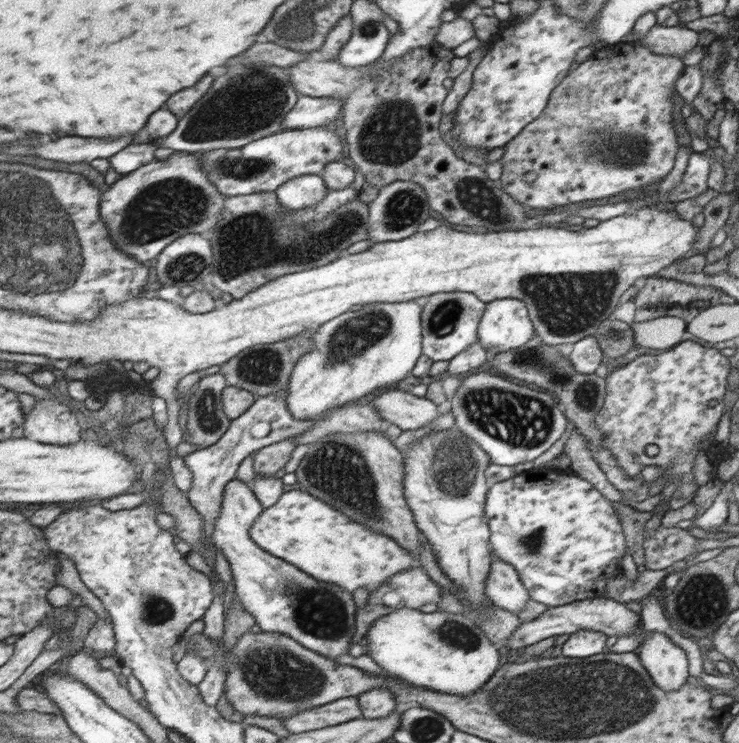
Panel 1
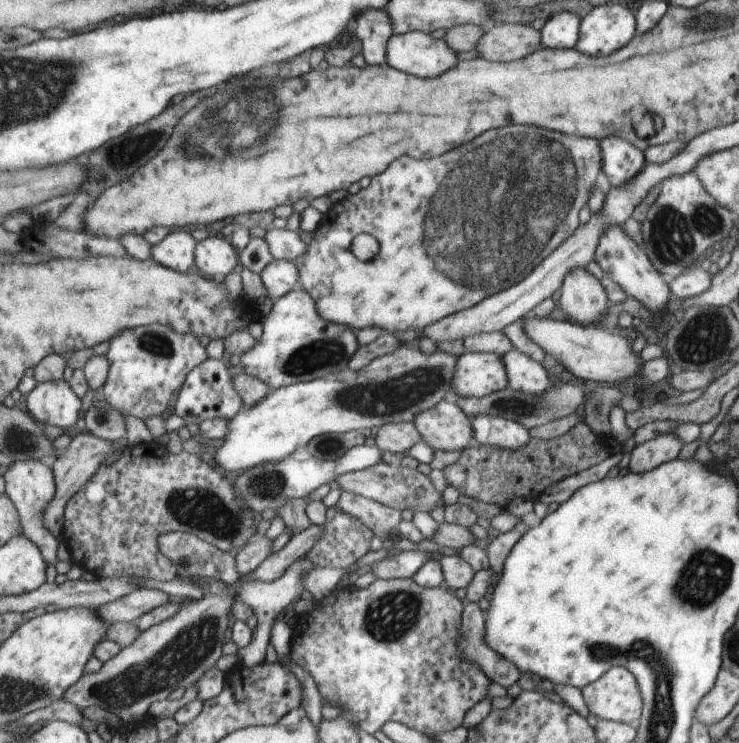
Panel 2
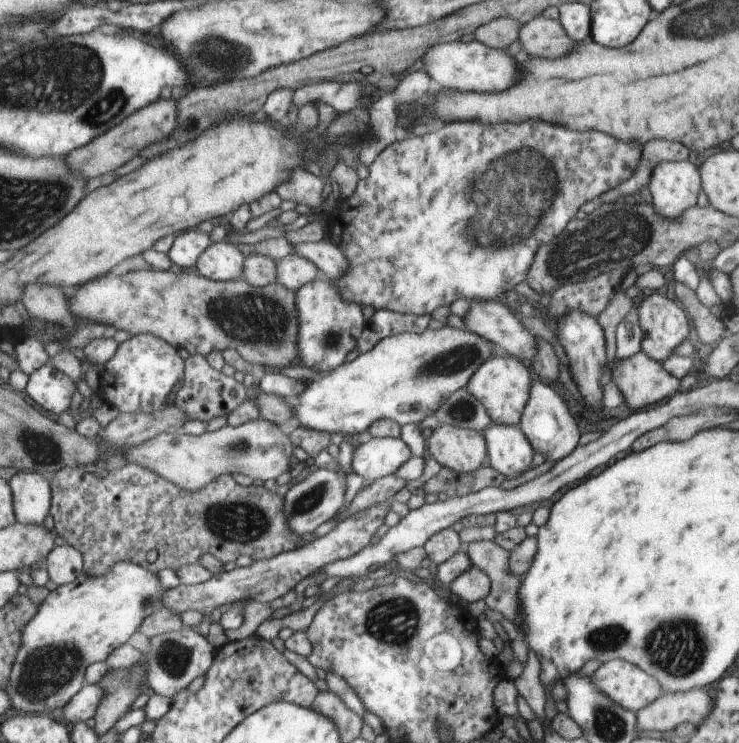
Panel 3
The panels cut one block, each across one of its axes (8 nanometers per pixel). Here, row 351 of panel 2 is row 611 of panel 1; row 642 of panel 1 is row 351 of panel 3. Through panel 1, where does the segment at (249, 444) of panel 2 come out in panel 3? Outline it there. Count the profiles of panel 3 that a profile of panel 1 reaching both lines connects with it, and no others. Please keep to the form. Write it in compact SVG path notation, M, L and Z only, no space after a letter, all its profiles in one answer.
M448 327L426 328L417 334L402 332L382 338L364 353L357 353L343 366L331 369L323 378L306 383L306 389L293 400L294 416L304 429L326 433L353 435L365 430L371 422L389 419L400 427L417 424L435 412L443 400L469 384L470 378L482 362L491 356L491 341L469 330Z

